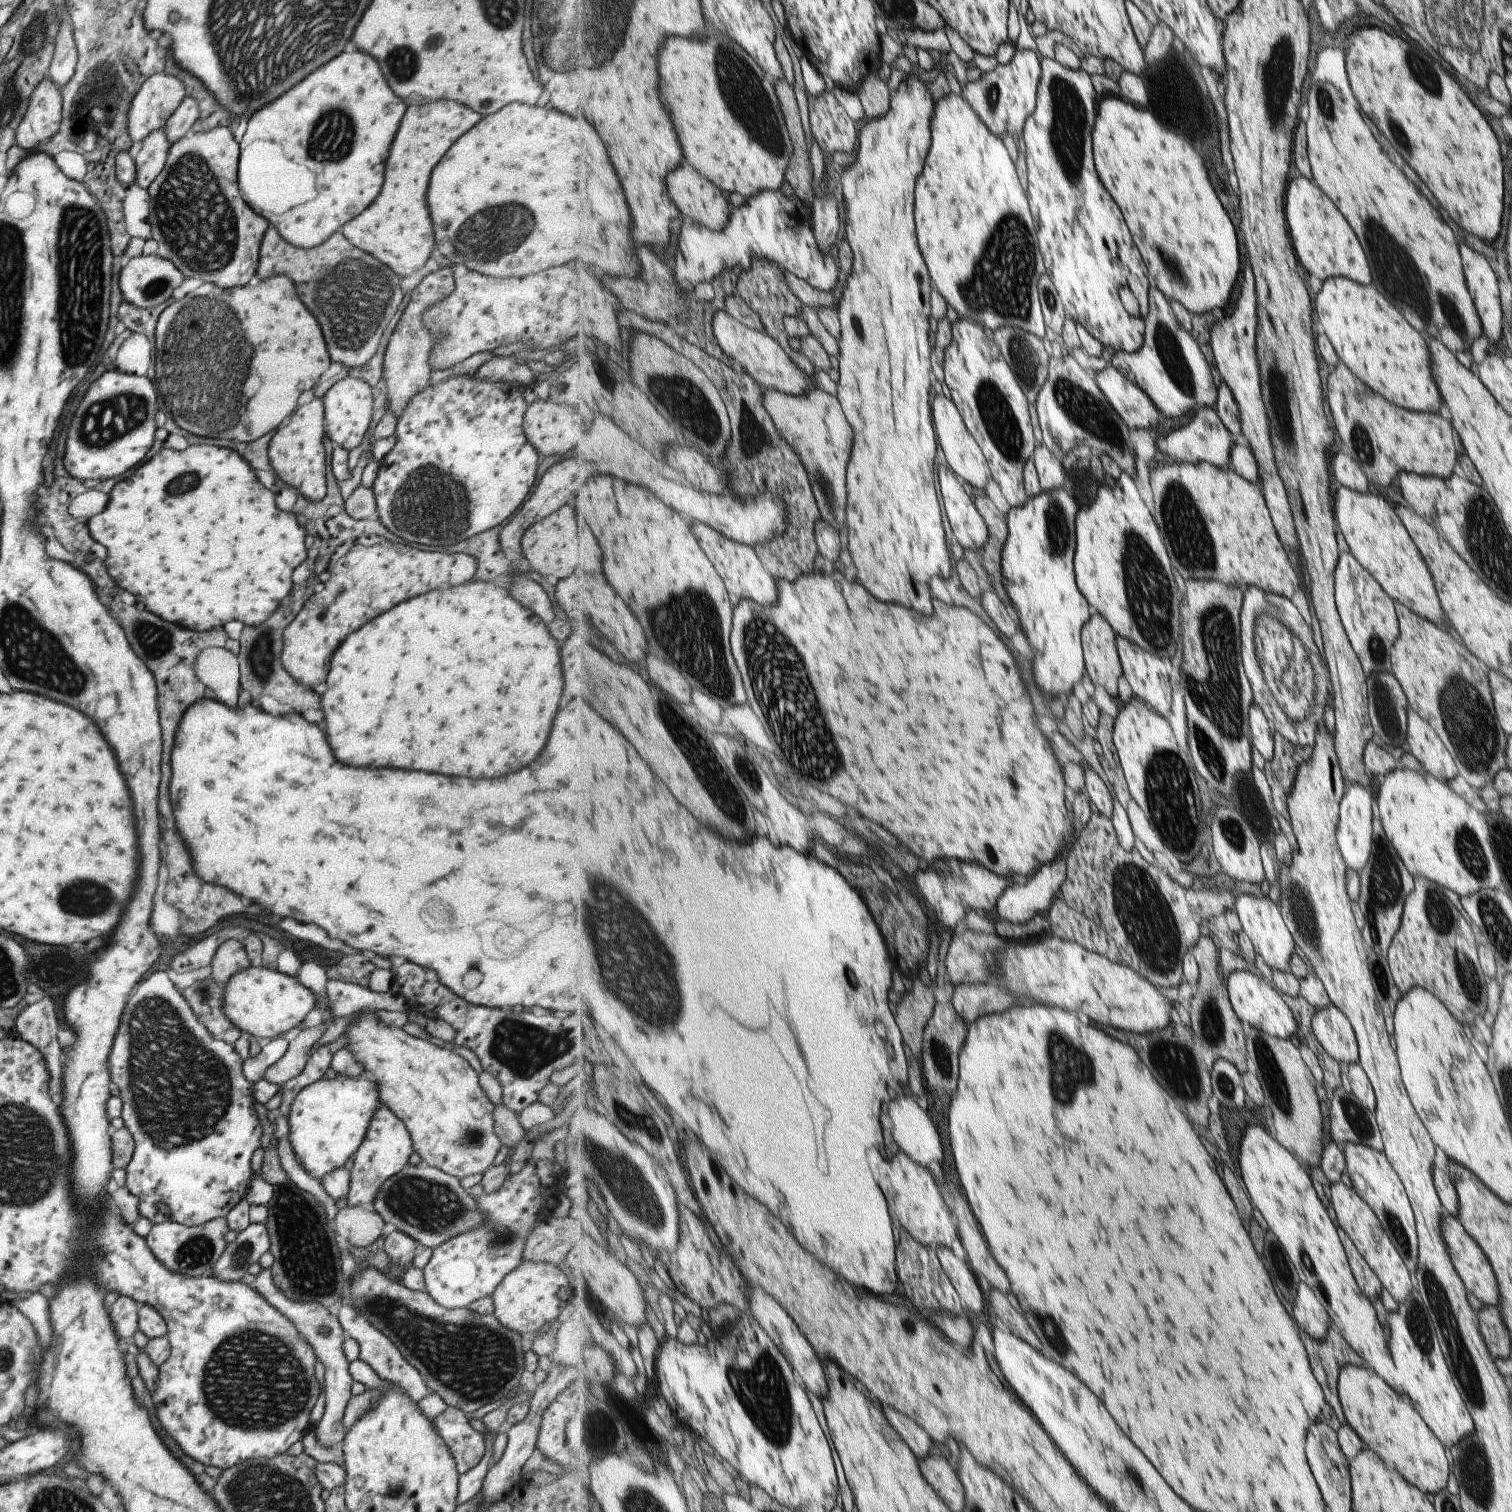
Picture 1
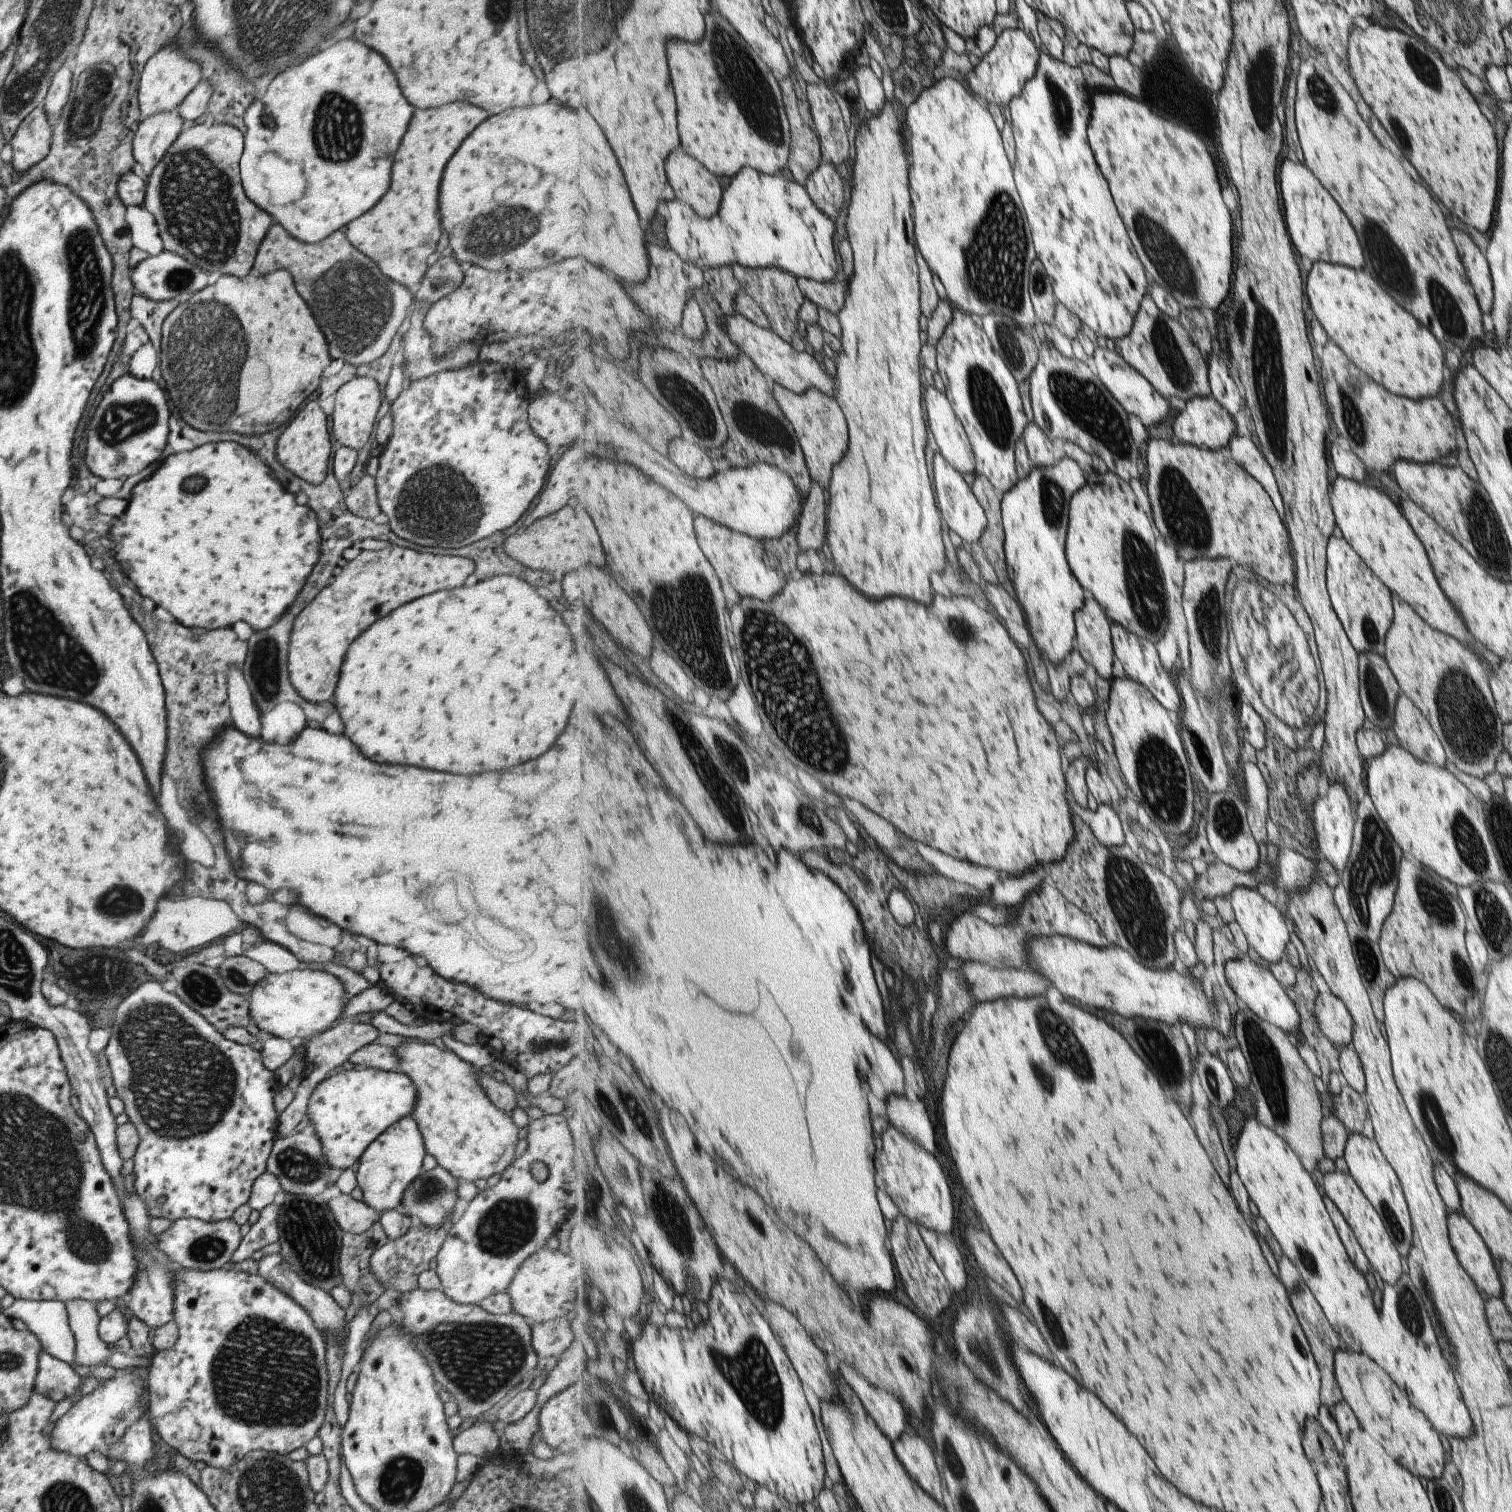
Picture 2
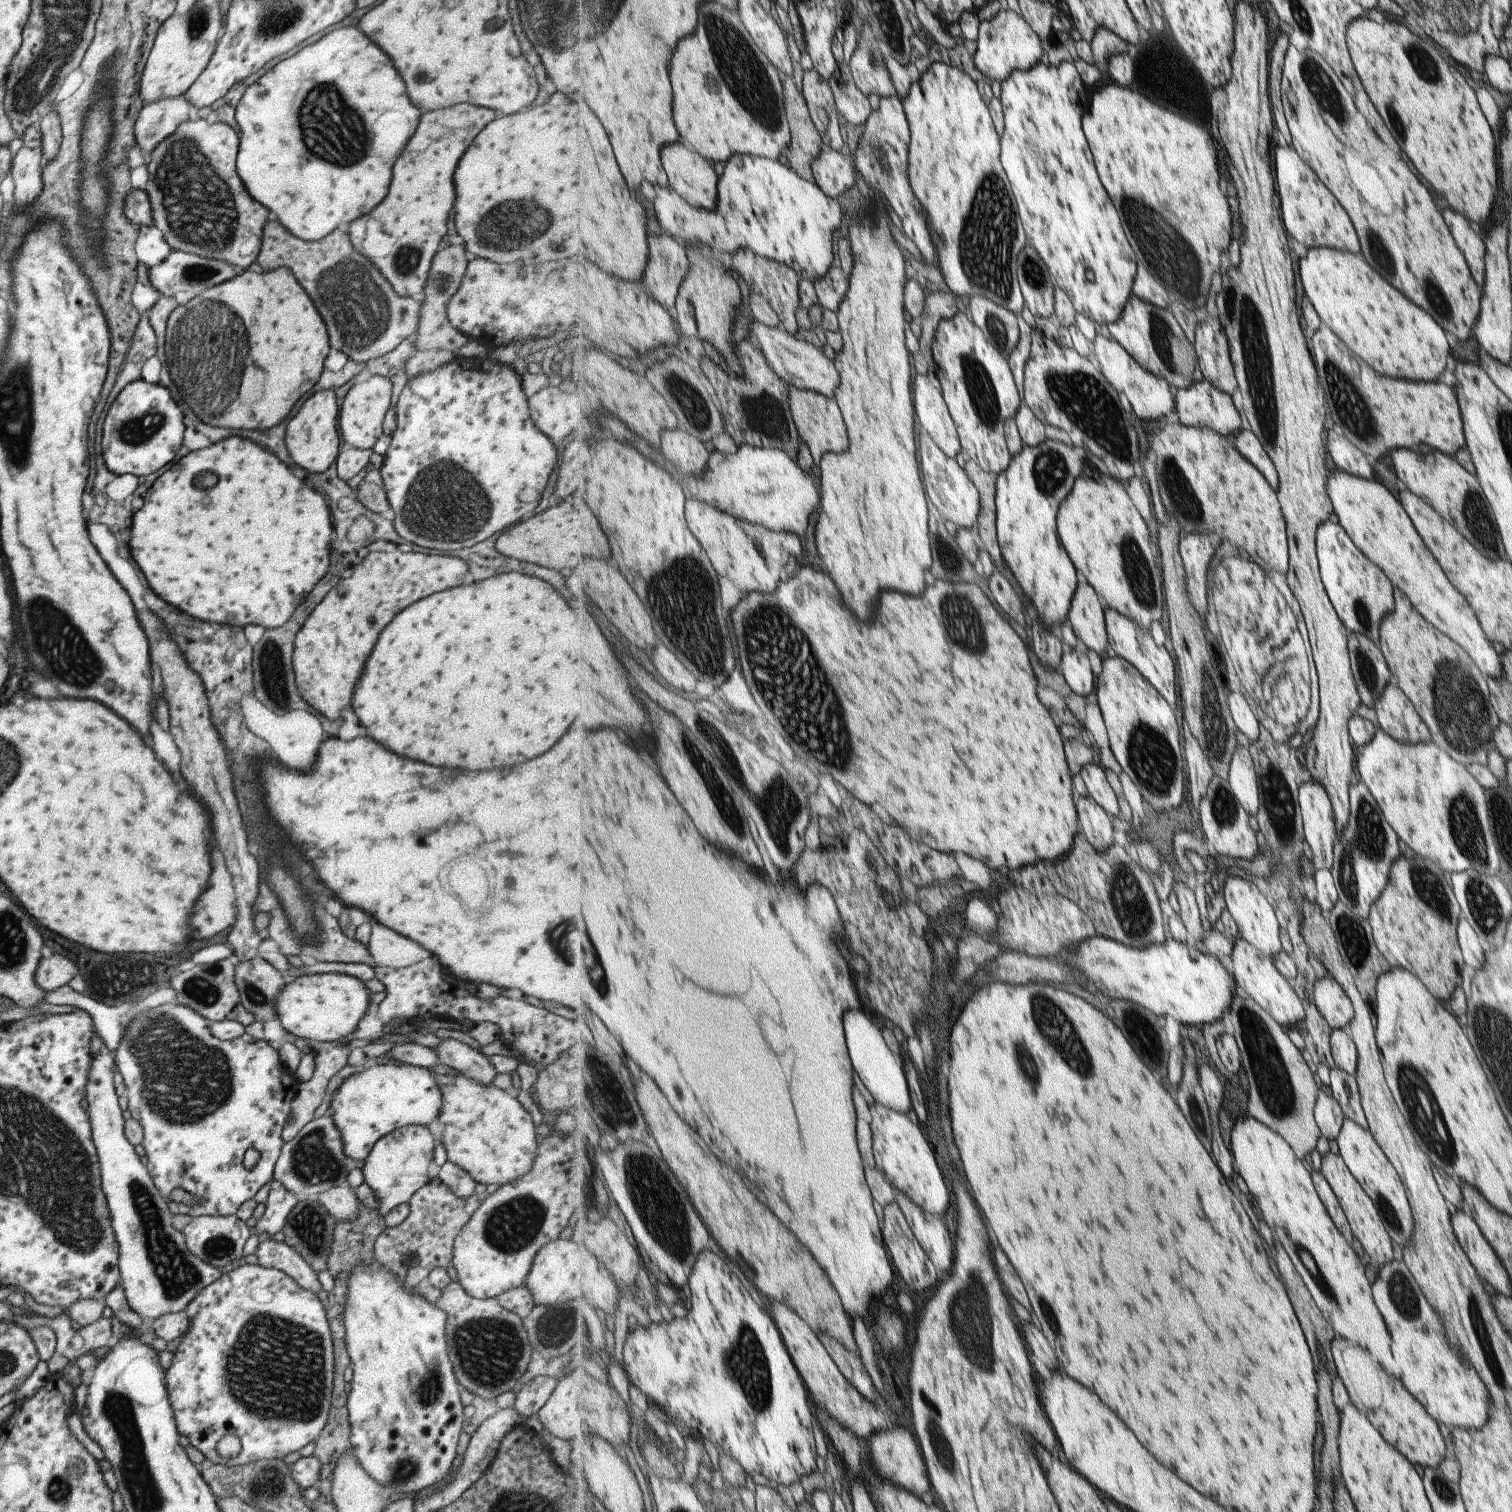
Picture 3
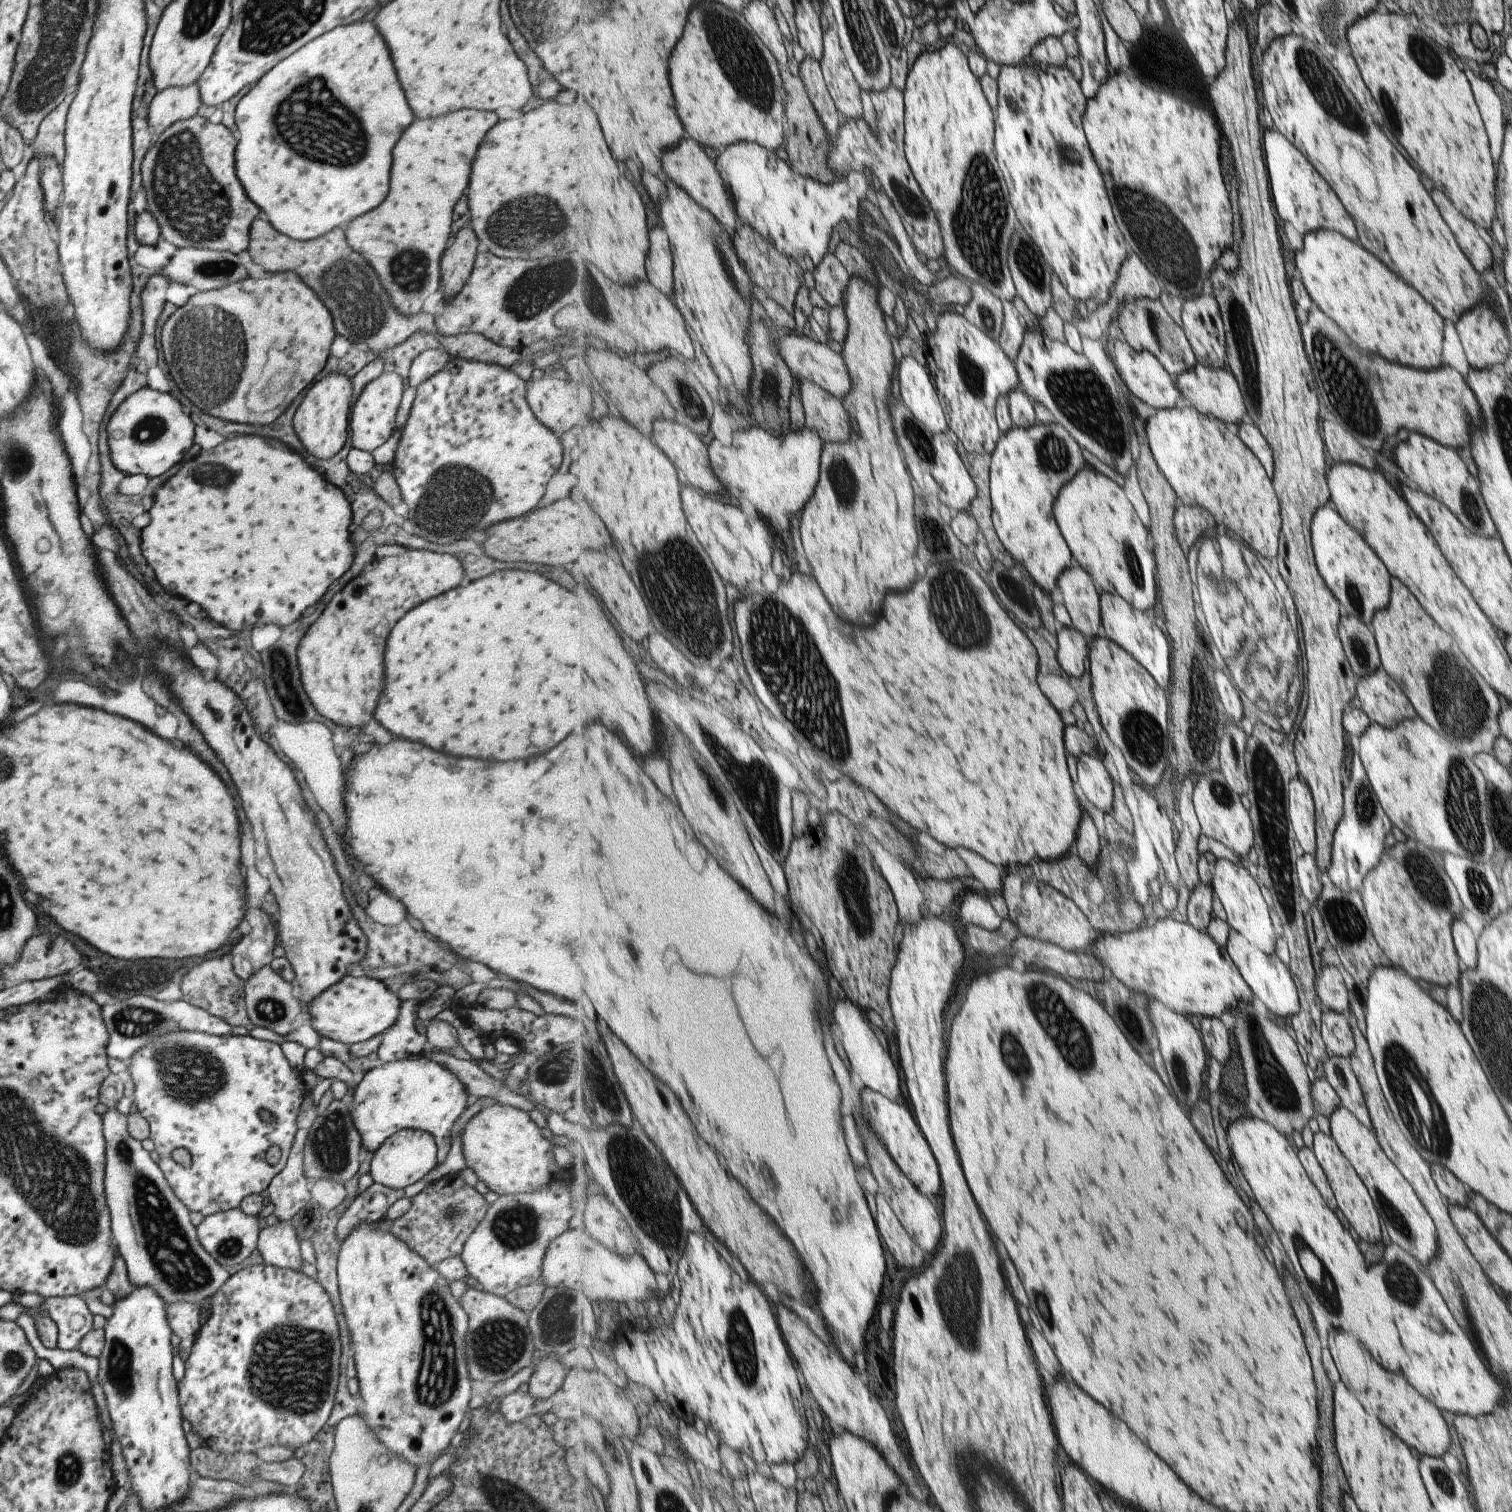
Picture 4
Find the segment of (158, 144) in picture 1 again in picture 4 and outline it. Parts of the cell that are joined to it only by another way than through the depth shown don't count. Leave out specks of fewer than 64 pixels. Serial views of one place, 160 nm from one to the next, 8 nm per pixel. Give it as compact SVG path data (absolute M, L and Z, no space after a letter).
M196 84L157 91L149 103L146 119L152 134L157 136L175 121L196 114L201 104Z

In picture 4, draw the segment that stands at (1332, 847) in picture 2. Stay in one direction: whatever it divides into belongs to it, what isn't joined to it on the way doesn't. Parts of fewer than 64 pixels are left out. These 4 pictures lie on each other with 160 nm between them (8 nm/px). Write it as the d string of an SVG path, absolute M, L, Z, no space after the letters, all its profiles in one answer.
M1298 777L1291 778L1285 788L1287 788L1285 802L1287 802L1289 826L1303 852L1313 856L1315 854L1315 832L1313 830L1315 816L1313 816L1311 792L1307 784Z

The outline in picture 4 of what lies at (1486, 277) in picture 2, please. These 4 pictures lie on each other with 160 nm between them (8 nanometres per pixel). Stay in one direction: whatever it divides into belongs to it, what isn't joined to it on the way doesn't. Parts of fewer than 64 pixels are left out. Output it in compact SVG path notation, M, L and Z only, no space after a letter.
M1431 190L1431 200L1437 206L1441 218L1445 220L1447 229L1451 230L1457 246L1465 254L1467 261L1473 266L1475 272L1483 275L1489 272L1492 266L1492 257L1489 246L1483 242L1483 238L1477 234L1475 226L1464 218L1445 197L1441 190Z

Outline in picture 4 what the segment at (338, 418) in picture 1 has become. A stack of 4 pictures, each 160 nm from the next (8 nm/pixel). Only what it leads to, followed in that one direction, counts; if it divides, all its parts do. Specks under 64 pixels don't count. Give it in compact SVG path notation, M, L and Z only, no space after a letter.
M383 371L377 378L370 380L362 391L358 392L350 405L348 416L352 448L371 452L381 446L391 436L395 422L395 410L399 406L405 382L397 373Z

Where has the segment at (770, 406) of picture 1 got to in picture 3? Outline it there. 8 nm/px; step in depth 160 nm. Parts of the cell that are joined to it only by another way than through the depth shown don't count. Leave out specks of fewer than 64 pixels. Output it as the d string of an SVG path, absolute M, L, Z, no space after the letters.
M790 385L790 407L796 422L800 438L812 452L814 461L819 466L825 452L847 452L850 447L848 426L842 408L836 397L828 397L823 393L808 391Z

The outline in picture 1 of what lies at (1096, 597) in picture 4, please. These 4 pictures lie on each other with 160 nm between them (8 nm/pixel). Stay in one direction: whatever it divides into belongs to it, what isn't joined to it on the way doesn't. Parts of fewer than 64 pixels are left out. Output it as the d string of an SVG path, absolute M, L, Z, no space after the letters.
M1091 607L1091 620L1082 632L1088 676L1094 685L1101 684L1111 696L1119 696L1119 678L1124 676L1118 654L1118 634L1105 617Z

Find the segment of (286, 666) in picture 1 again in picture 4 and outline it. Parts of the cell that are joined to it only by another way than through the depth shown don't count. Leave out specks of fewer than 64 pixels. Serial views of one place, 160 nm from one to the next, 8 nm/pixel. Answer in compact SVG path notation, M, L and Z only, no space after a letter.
M407 549L399 556L381 558L369 564L371 570L361 571L349 579L323 607L319 618L300 638L296 650L296 663L300 672L302 689L317 710L317 714L341 726L363 726L369 722L375 708L377 694L381 690L383 676L383 646L391 626L419 602L433 598L445 590L455 588L461 582L462 564L453 555L431 551Z

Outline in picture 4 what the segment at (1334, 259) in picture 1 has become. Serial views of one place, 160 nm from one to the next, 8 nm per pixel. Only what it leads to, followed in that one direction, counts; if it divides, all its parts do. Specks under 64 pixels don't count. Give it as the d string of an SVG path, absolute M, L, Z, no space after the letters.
M1276 130L1268 131L1263 136L1263 151L1267 158L1266 172L1270 176L1271 197L1274 198L1275 209L1284 223L1291 224L1299 234L1310 234L1319 228L1325 228L1341 233L1347 240L1358 241L1354 222L1333 190L1287 138L1281 133L1277 134Z

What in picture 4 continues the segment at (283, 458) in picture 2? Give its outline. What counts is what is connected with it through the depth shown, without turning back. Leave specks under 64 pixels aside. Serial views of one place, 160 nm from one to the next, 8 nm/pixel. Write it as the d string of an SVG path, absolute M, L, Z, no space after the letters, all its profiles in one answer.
M341 372L327 375L305 390L293 418L292 427L308 459L327 460L338 453L347 438L347 423L353 396L350 380Z

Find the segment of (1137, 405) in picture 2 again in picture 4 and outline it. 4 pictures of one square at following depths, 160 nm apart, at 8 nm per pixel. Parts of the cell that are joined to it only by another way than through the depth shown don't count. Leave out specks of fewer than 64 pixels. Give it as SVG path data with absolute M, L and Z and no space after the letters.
M1116 336L1113 360L1117 364L1121 380L1130 389L1130 393L1153 409L1176 408L1185 402L1177 379L1169 374L1169 370L1163 366L1163 362L1149 350L1135 350L1124 338Z

